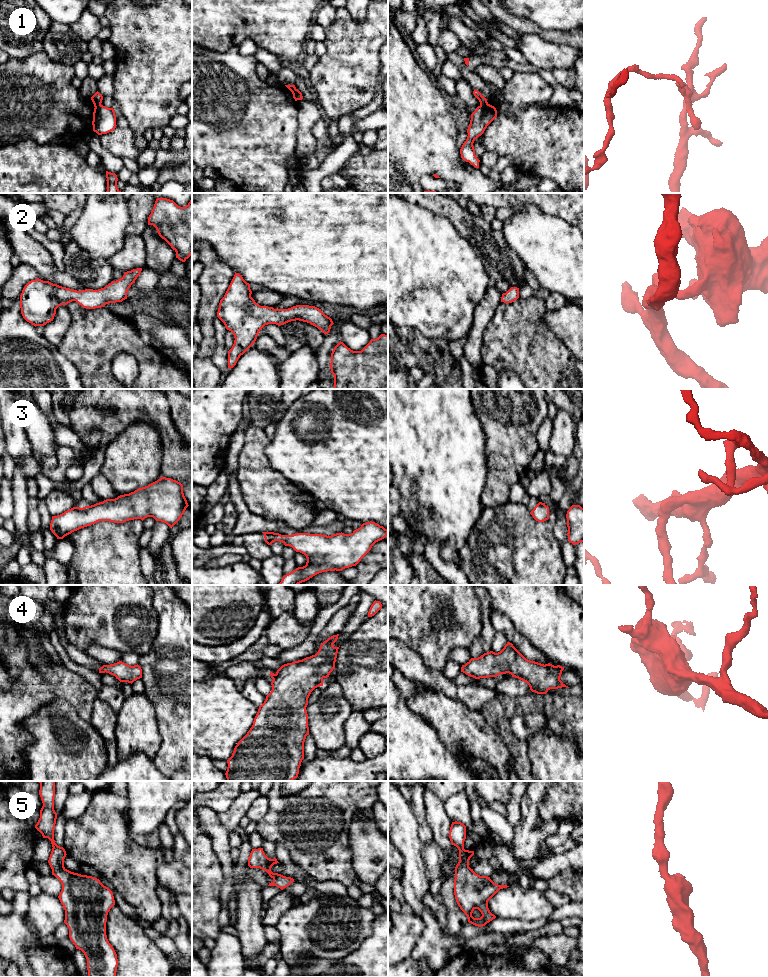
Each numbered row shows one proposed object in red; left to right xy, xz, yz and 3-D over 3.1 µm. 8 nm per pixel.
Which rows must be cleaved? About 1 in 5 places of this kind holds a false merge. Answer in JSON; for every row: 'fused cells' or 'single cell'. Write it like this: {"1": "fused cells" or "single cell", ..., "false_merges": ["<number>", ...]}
{"1": "fused cells", "2": "single cell", "3": "single cell", "4": "single cell", "5": "single cell", "false_merges": ["1"]}

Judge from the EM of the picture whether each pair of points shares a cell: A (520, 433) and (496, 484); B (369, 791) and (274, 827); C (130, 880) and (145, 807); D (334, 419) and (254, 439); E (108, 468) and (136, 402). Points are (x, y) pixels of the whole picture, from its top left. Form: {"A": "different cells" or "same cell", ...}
{"A": "same cell", "B": "same cell", "C": "different cells", "D": "different cells", "E": "different cells"}

